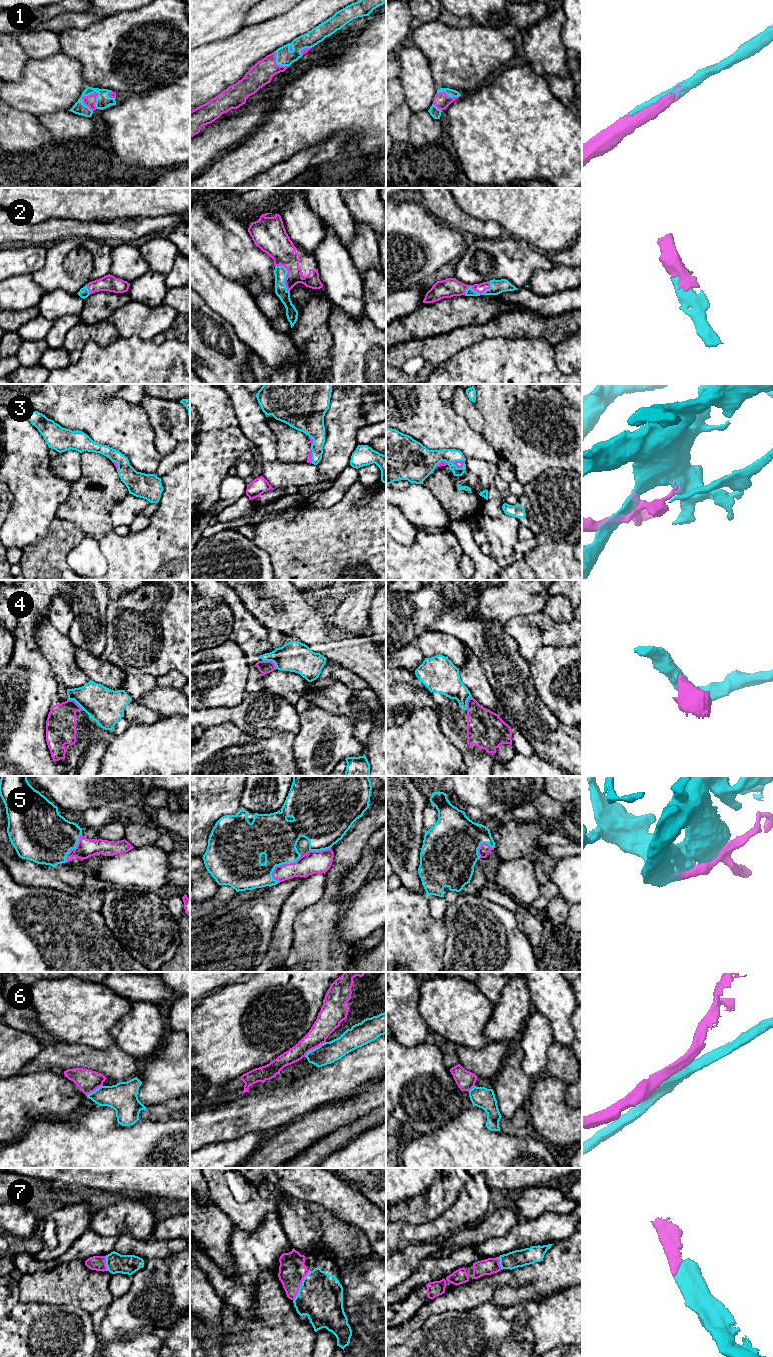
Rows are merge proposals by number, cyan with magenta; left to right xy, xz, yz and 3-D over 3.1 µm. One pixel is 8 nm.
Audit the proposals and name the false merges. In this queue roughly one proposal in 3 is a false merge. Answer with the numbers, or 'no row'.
4, 6

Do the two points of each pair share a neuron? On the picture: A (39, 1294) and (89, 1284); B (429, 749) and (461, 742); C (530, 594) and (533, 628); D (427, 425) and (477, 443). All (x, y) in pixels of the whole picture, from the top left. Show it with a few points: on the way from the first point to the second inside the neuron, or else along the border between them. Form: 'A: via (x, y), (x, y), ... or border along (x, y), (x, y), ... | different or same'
A: via (51, 1287), (77, 1285) | same
B: border along (439, 725), (442, 732), (461, 752), (464, 765) | different
C: border along (541, 610), (535, 613), (517, 614), (509, 619) | different
D: via (439, 427), (450, 430), (465, 439) | same

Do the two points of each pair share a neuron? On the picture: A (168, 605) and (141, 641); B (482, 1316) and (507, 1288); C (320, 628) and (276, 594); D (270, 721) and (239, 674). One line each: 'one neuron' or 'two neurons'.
A: one neuron
B: two neurons
C: one neuron
D: one neuron

